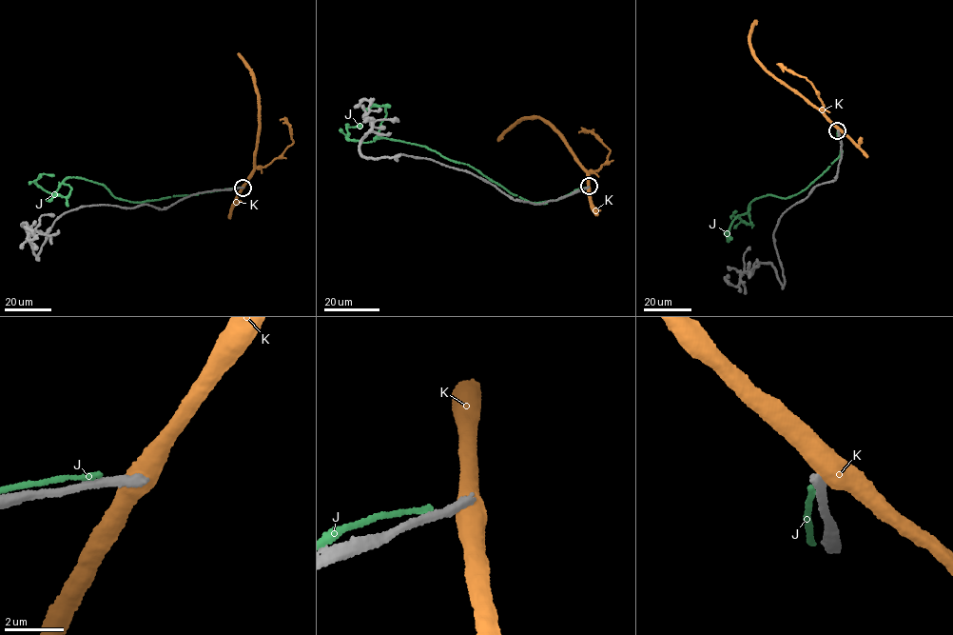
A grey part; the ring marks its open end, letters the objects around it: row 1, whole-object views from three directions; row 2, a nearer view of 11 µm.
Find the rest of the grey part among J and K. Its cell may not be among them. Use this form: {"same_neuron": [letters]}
{"same_neuron": []}

